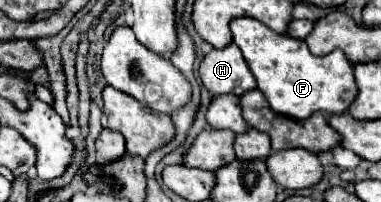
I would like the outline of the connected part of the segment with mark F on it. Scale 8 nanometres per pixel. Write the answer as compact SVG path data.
M238 17L230 25L234 43L240 47L252 75L258 81L258 89L266 95L272 111L292 119L308 119L316 111L328 115L340 115L350 109L358 95L354 83L354 67L342 55L342 51L332 51L328 55L316 57L308 51L306 43L300 39L290 39L290 35L280 35L252 17Z

